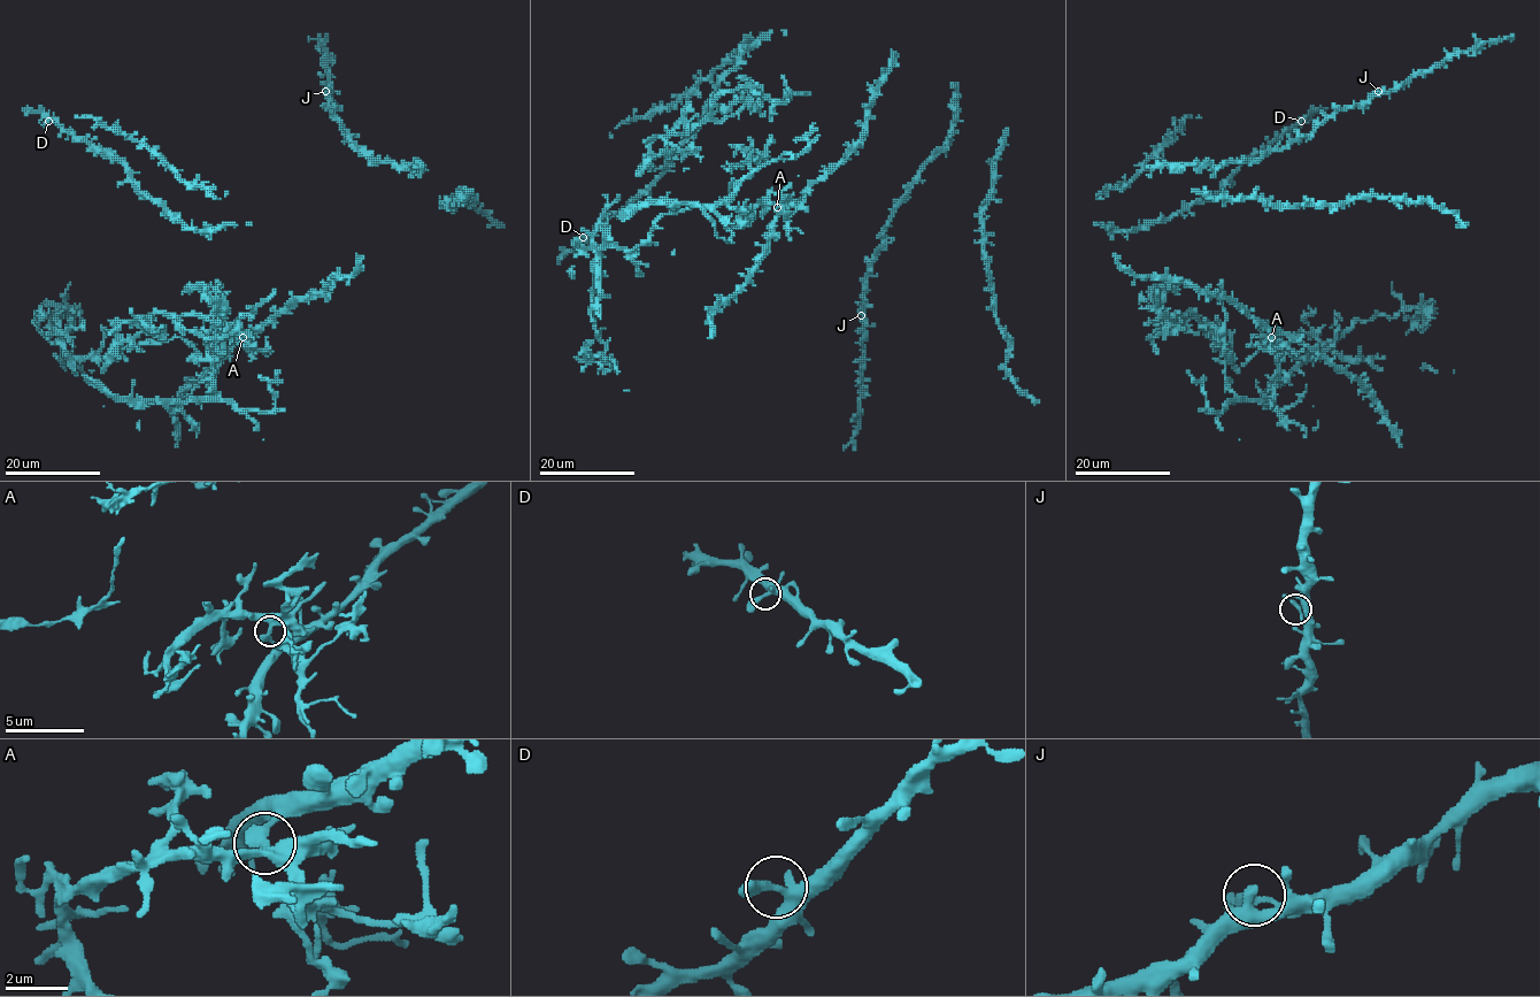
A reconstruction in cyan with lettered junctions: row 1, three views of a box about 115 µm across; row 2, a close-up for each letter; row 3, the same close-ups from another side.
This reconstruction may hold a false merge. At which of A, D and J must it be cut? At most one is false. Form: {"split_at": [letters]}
{"split_at": ["A"]}

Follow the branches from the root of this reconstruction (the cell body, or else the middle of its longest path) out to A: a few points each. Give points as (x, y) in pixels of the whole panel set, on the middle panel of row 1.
A: (753, 211), (762, 204), (775, 204), (777, 207)

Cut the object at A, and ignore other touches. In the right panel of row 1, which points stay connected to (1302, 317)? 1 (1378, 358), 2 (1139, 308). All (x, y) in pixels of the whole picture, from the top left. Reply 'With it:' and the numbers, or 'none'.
With it: 1, 2

